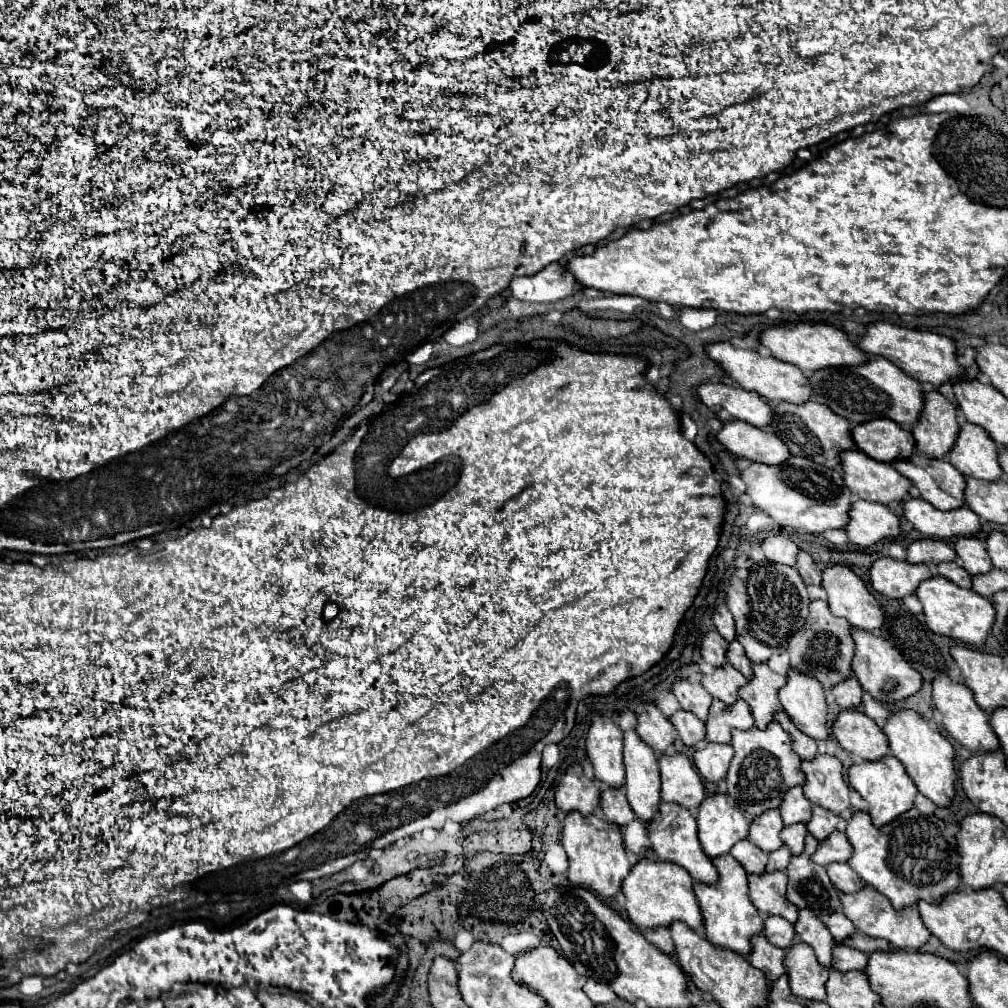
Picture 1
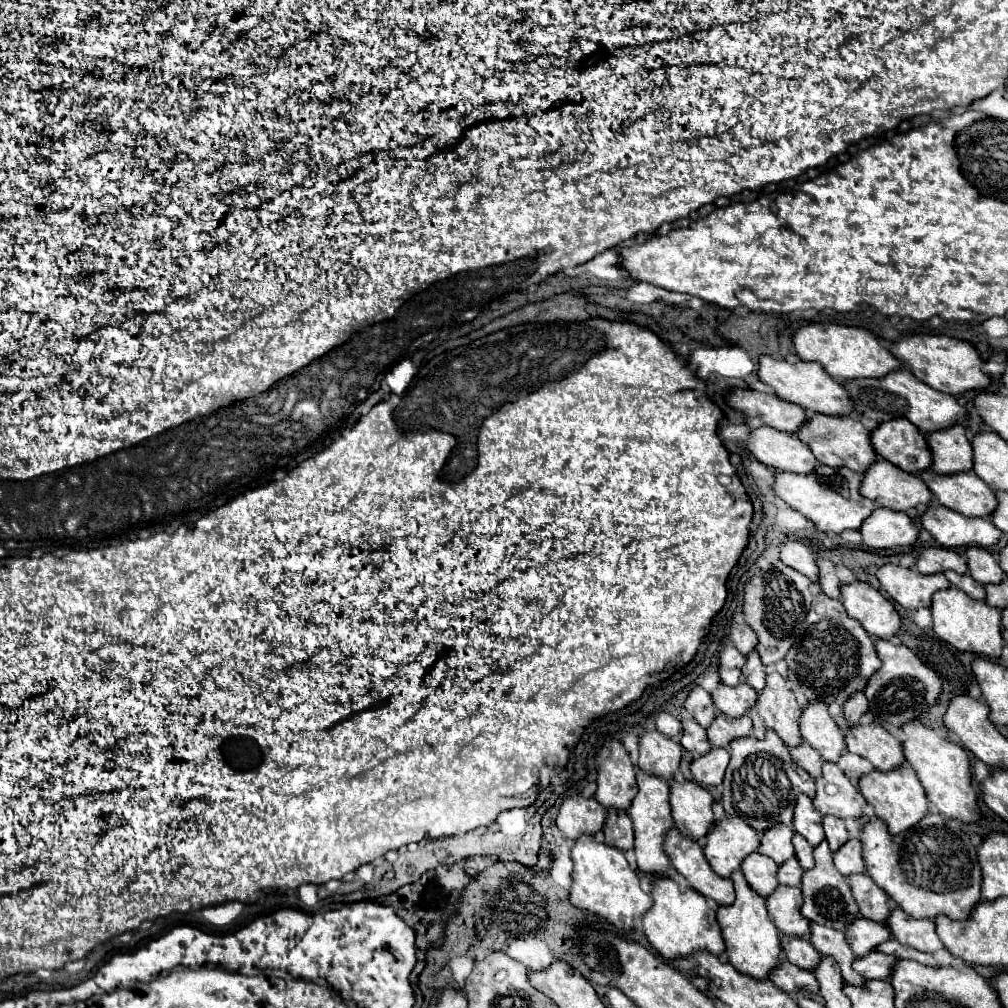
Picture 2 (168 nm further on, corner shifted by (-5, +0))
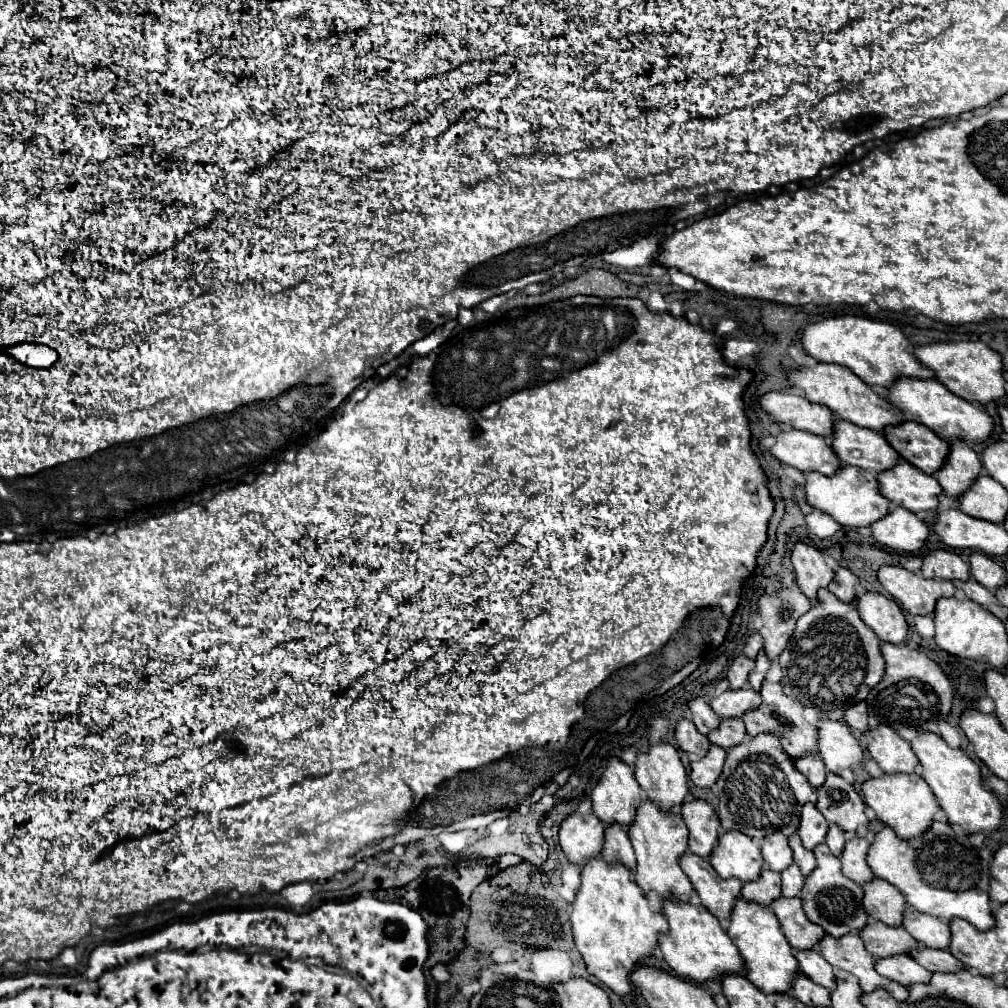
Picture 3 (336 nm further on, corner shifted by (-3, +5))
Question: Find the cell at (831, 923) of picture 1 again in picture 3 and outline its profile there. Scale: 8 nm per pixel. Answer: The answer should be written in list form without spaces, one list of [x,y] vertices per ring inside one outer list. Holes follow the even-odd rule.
[[[869,922],[869,928],[865,928],[865,932],[861,932],[861,938],[865,940],[865,948],[877,956],[877,958],[889,958],[889,956],[909,956],[915,948],[919,948],[919,942],[909,936],[909,932],[899,926],[887,926],[881,922]]]

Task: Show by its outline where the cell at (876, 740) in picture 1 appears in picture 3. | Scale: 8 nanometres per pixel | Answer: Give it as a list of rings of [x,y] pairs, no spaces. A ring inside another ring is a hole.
[[[879,726],[877,730],[865,732],[867,750],[873,760],[881,766],[887,774],[911,774],[915,772],[919,760],[911,750],[911,744],[903,740],[893,728]]]

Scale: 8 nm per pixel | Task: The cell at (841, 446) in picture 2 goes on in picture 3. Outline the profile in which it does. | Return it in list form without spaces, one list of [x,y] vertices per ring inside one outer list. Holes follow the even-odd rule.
[[[835,420],[831,446],[845,464],[877,474],[899,462],[899,454],[881,432],[859,428],[847,420]]]

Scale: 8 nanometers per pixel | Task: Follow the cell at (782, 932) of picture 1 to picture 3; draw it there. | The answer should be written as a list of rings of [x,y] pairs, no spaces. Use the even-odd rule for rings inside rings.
[[[815,950],[815,952],[797,952],[797,960],[801,966],[801,972],[813,980],[815,984],[833,990],[835,988],[835,970],[831,964],[827,964],[823,960],[823,956]]]

